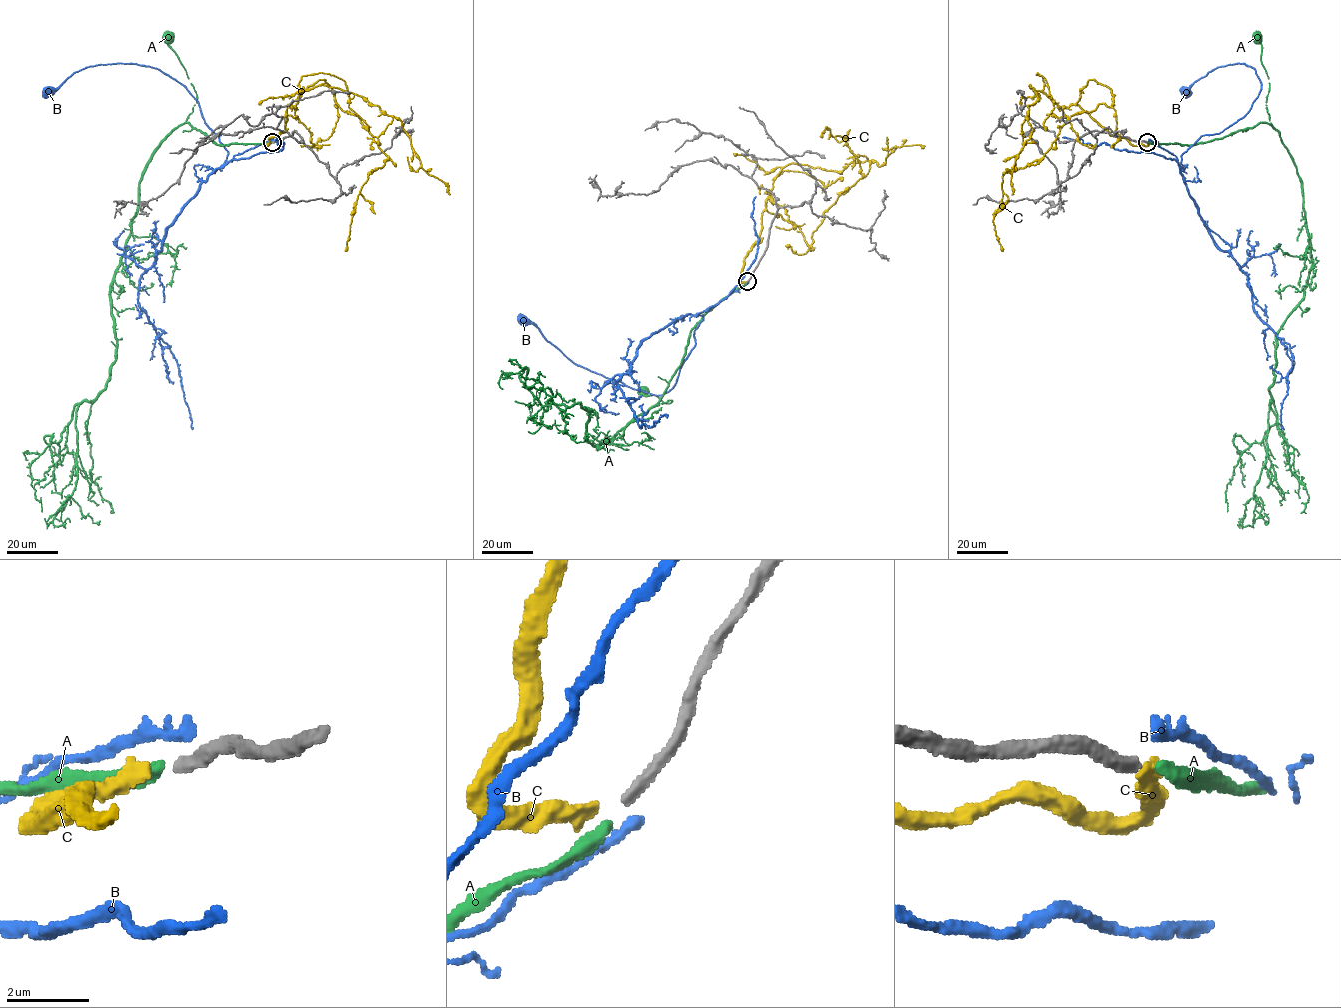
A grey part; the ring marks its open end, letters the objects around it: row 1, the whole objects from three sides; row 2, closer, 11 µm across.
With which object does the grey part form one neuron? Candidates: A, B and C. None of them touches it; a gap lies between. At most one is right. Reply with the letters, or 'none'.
A

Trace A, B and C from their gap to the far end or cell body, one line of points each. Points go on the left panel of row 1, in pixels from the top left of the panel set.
A: (271, 142), (217, 145), (185, 122), (196, 102), (196, 92), (168, 45), (167, 36)
B: (273, 140), (225, 163), (228, 152), (198, 102), (151, 67), (86, 66), (50, 91)
C: (271, 142), (287, 106), (324, 80), (388, 156), (361, 187), (345, 251)

